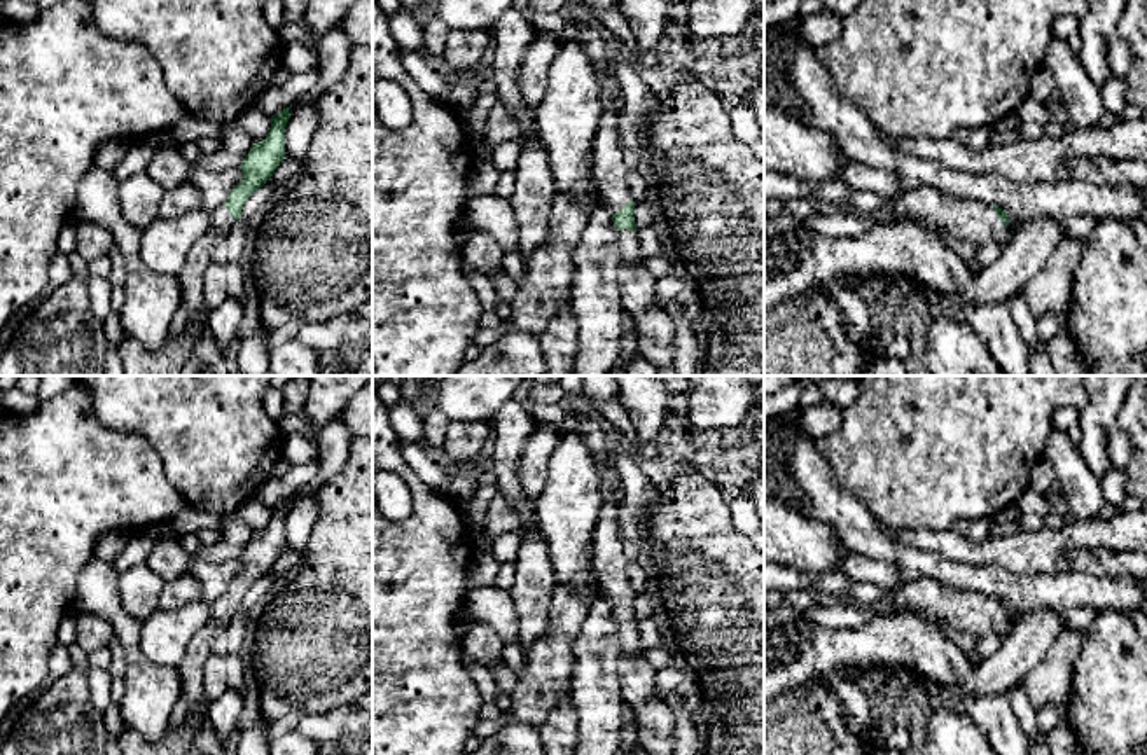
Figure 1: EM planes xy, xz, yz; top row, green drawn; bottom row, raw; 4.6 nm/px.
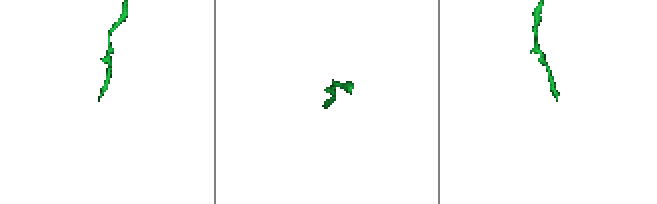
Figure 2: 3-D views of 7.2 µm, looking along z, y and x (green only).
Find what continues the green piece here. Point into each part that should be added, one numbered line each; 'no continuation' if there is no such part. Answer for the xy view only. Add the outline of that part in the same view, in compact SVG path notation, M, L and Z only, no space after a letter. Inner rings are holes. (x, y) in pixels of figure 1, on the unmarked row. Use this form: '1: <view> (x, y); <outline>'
1: xy (205, 741); M226 598L210 606L208 622L191 640L178 666L182 675L182 697L189 703L189 715L198 718L198 731L185 755L229 755L219 741L206 717L208 701L203 692L203 666L212 654L213 641L224 634L234 610Z

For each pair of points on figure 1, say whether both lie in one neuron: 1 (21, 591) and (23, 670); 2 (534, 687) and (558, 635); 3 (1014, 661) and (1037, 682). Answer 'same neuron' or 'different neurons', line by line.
1: same neuron
2: same neuron
3: different neurons

